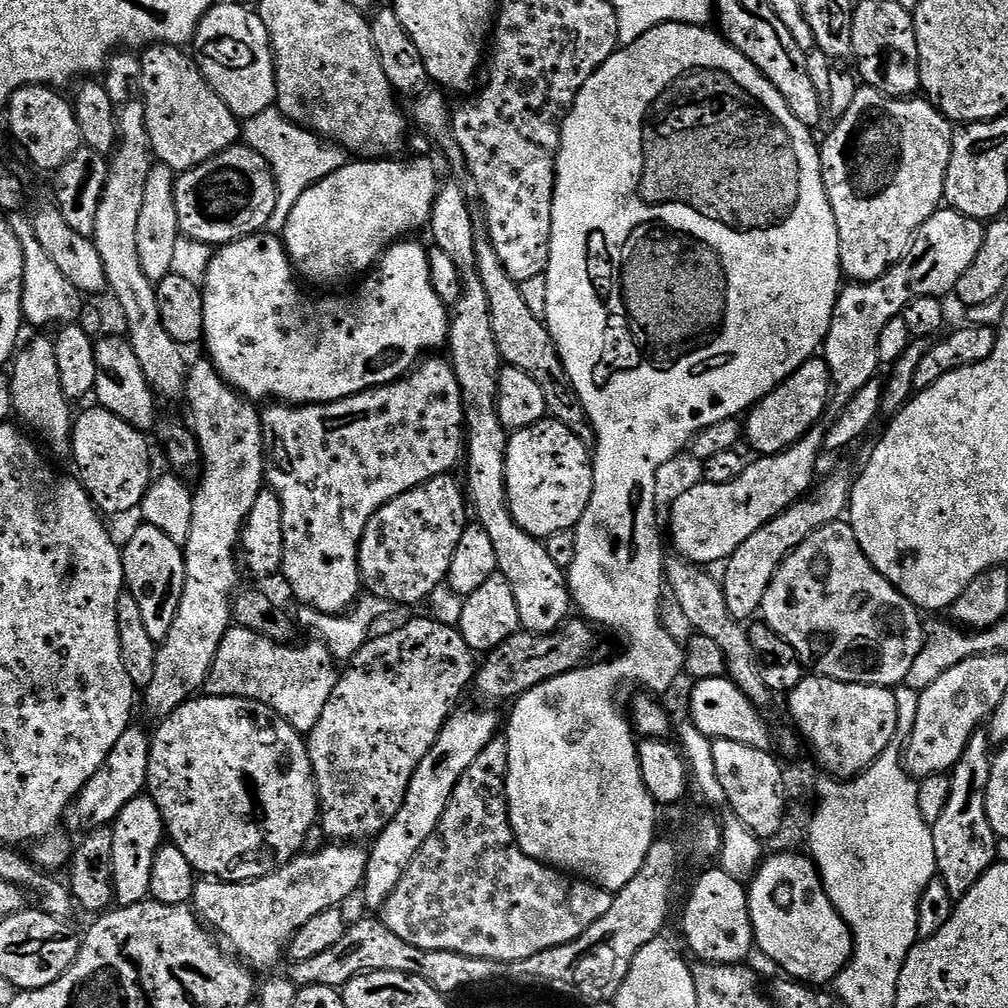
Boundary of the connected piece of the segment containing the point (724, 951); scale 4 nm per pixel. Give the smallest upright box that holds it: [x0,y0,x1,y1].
[680,866,754,964]

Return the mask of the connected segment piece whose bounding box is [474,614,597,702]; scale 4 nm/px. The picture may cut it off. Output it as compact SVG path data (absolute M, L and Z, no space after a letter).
M576 614L565 619L553 632L515 632L513 636L506 638L506 642L502 642L502 646L483 657L484 665L481 668L479 665L474 672L474 688L480 691L484 700L515 701L534 686L581 667L582 662L587 661L587 656L596 648L595 631L597 629L589 621Z

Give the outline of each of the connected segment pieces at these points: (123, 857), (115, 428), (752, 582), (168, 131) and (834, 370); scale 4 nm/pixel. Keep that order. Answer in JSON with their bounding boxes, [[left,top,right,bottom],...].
[[111,794,166,906],[70,407,154,517],[722,468,853,621],[139,44,242,173],[822,207,984,406]]

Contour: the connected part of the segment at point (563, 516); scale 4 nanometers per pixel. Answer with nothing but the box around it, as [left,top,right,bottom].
[506,418,592,538]

